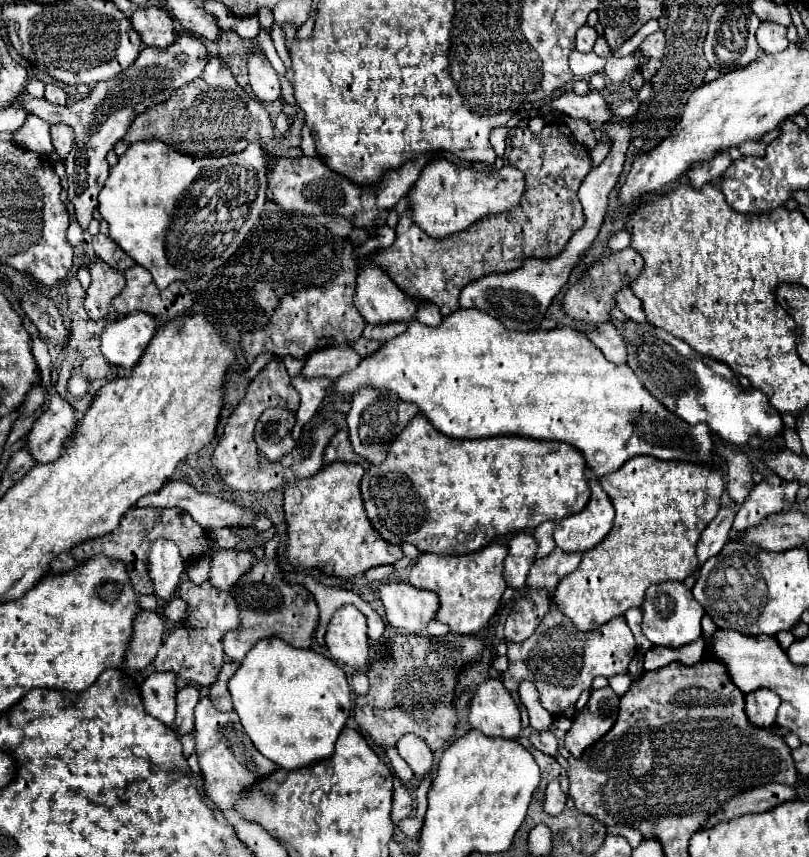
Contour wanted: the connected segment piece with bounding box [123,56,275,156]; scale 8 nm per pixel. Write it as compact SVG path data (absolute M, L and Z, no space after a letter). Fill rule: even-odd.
M209 56L205 74L199 76L193 84L179 88L167 102L155 104L147 112L139 114L123 142L131 146L139 140L161 140L187 156L225 156L241 152L249 142L269 146L273 138L275 128L267 110L235 82L231 70L225 68L217 56ZM193 88L195 96L191 92Z

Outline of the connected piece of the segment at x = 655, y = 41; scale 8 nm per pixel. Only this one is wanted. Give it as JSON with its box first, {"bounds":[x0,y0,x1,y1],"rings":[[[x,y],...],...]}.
{"bounds":[638,30,665,58],"rings":[[[661,30],[648,36],[638,48],[645,52],[649,58],[663,58],[665,56],[665,36]]]}

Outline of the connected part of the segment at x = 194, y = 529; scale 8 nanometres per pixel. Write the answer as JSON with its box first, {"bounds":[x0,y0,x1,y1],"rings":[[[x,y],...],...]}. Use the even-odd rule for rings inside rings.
{"bounds":[71,506,213,594],"rings":[[[135,506],[125,514],[125,518],[121,518],[121,526],[115,532],[75,546],[71,550],[71,554],[77,558],[77,562],[85,562],[85,560],[93,558],[95,554],[103,554],[107,558],[121,560],[121,562],[127,564],[131,576],[133,578],[137,576],[137,590],[141,594],[153,594],[153,582],[149,582],[149,566],[147,566],[145,558],[149,554],[149,546],[157,538],[173,540],[179,546],[185,562],[195,562],[195,560],[203,558],[213,546],[213,540],[207,534],[207,530],[203,530],[185,510],[179,510],[179,508],[139,508],[139,506]]]}

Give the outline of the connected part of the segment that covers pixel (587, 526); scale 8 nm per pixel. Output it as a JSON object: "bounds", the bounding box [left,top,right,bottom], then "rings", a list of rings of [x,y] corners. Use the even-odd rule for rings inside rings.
{"bounds":[553,470,615,554],"rings":[[[591,470],[587,472],[587,478],[591,484],[589,504],[579,514],[559,520],[557,530],[553,532],[555,544],[567,554],[587,552],[595,548],[599,542],[605,540],[605,536],[613,528],[615,510],[609,496],[599,486],[599,480]]]}

